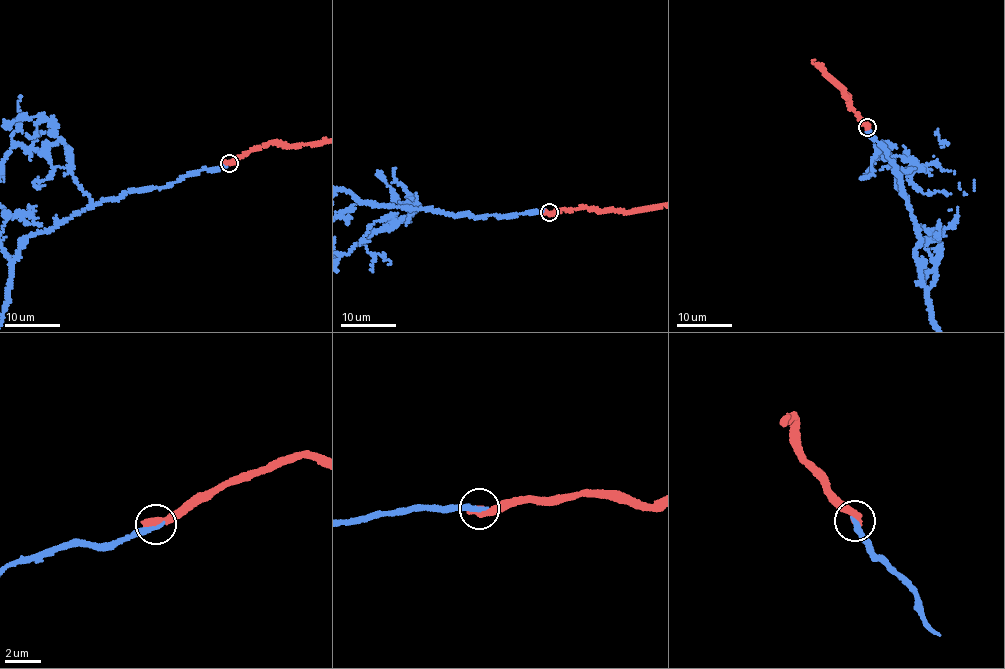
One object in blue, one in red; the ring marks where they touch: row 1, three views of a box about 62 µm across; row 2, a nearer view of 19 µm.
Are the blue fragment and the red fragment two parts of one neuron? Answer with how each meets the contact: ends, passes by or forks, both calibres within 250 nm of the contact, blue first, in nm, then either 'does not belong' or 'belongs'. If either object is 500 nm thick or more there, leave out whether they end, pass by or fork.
340/550 nm | does not belong

